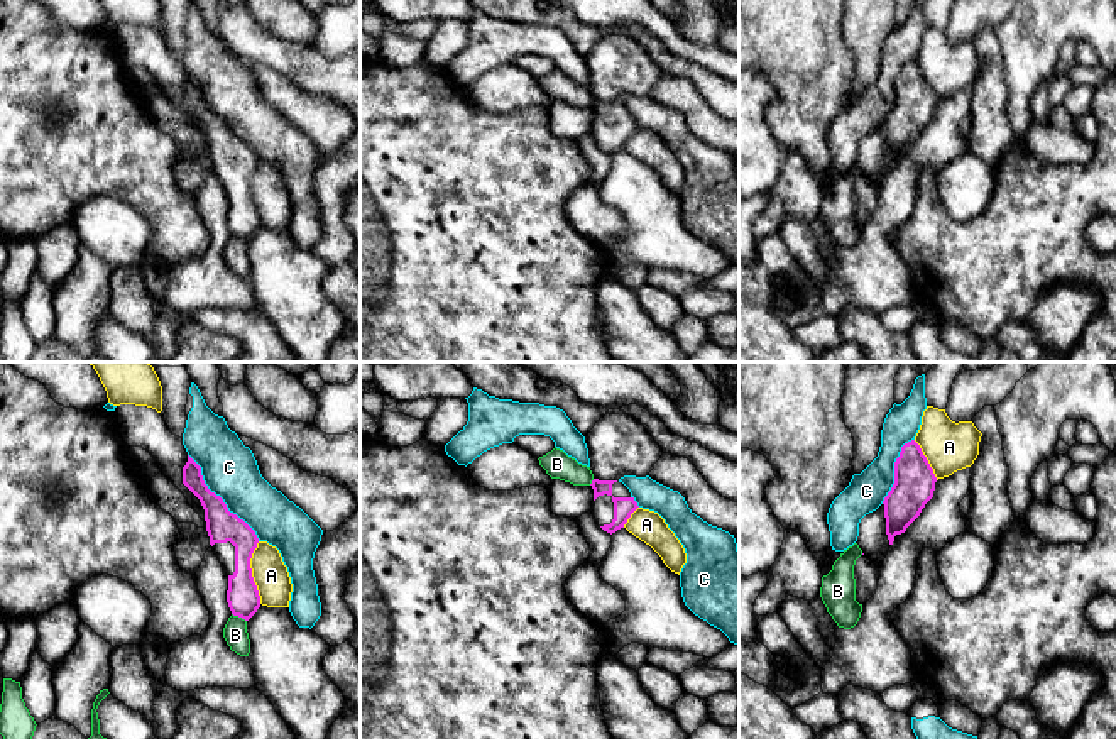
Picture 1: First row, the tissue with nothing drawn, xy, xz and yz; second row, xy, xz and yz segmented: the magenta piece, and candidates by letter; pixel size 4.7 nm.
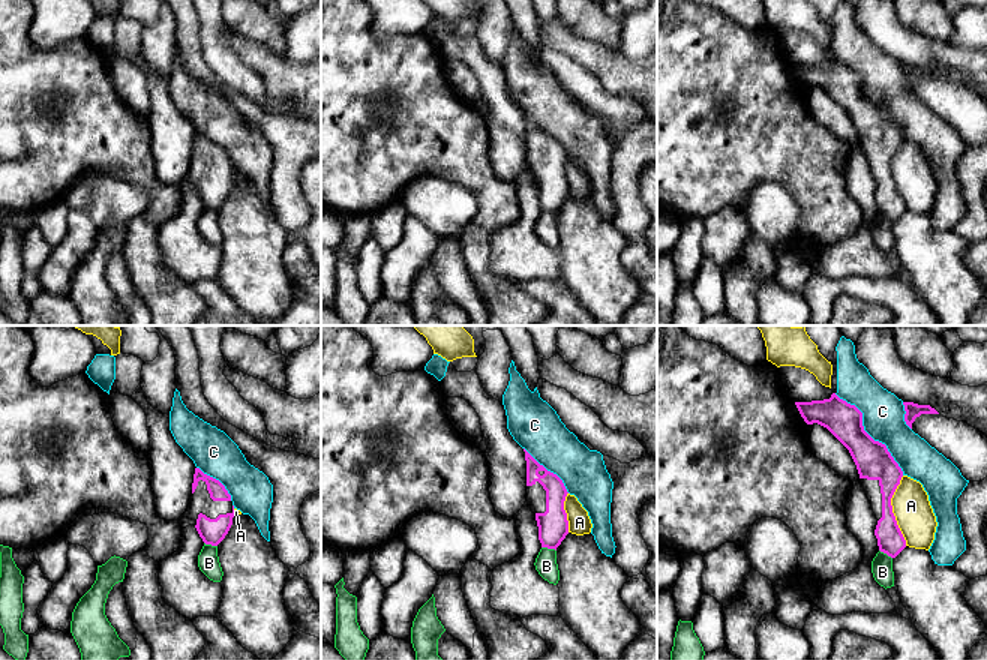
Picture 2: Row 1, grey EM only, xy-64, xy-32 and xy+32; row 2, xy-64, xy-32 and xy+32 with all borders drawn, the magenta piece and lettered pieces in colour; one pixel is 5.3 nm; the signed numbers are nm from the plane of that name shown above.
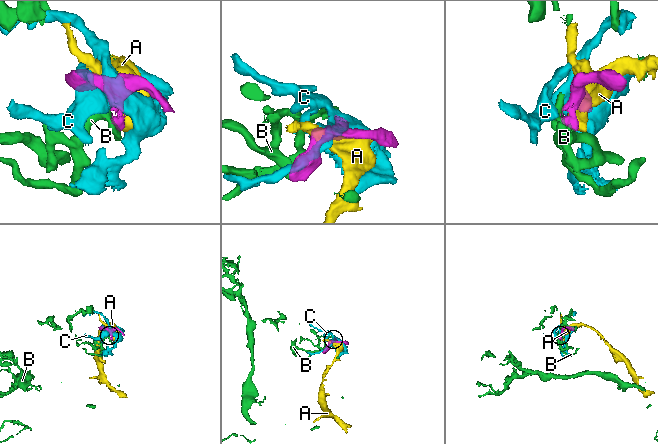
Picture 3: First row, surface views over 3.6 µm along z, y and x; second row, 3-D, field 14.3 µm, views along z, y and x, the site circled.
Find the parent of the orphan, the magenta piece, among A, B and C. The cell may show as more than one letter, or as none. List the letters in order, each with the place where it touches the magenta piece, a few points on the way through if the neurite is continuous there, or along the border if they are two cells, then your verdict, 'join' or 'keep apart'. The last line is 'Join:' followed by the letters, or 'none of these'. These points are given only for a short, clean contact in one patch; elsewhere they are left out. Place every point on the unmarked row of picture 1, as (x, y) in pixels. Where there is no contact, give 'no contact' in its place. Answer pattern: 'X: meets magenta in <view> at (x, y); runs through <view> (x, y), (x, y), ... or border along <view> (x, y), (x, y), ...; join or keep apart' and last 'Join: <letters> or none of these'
A: meets magenta in xy at (251, 193); keep apart
B: meets magenta in xy at (239, 237); border along xy (232, 234), (246, 242); keep apart
C: meets magenta in xy at (220, 119); keep apart
Join: none of these

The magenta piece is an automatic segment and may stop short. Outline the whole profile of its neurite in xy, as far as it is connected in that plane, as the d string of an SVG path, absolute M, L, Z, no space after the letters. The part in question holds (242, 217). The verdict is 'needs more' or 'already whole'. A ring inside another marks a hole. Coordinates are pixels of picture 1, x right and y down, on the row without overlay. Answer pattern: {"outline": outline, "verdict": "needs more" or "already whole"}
{"outline": "M189 76L183 88L183 105L200 120L205 130L210 166L228 196L228 228L233 237L249 242L260 228L260 217L250 189L259 159L243 140L228 132L220 117L208 110L201 88Z", "verdict": "needs more"}

